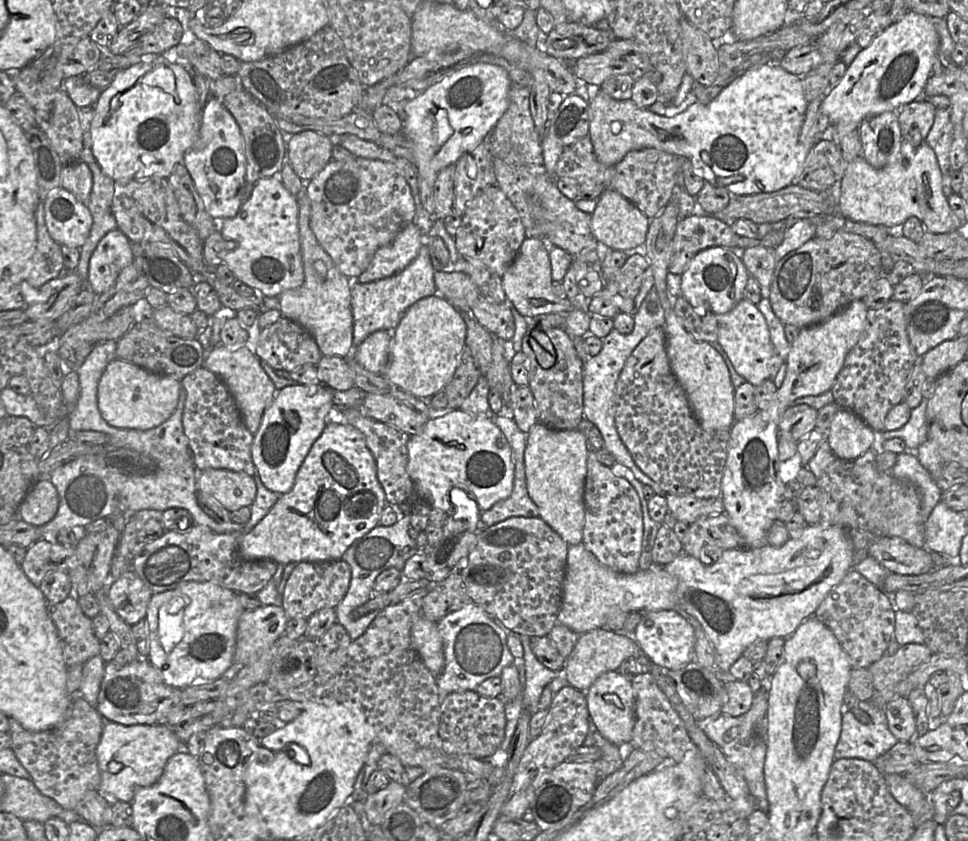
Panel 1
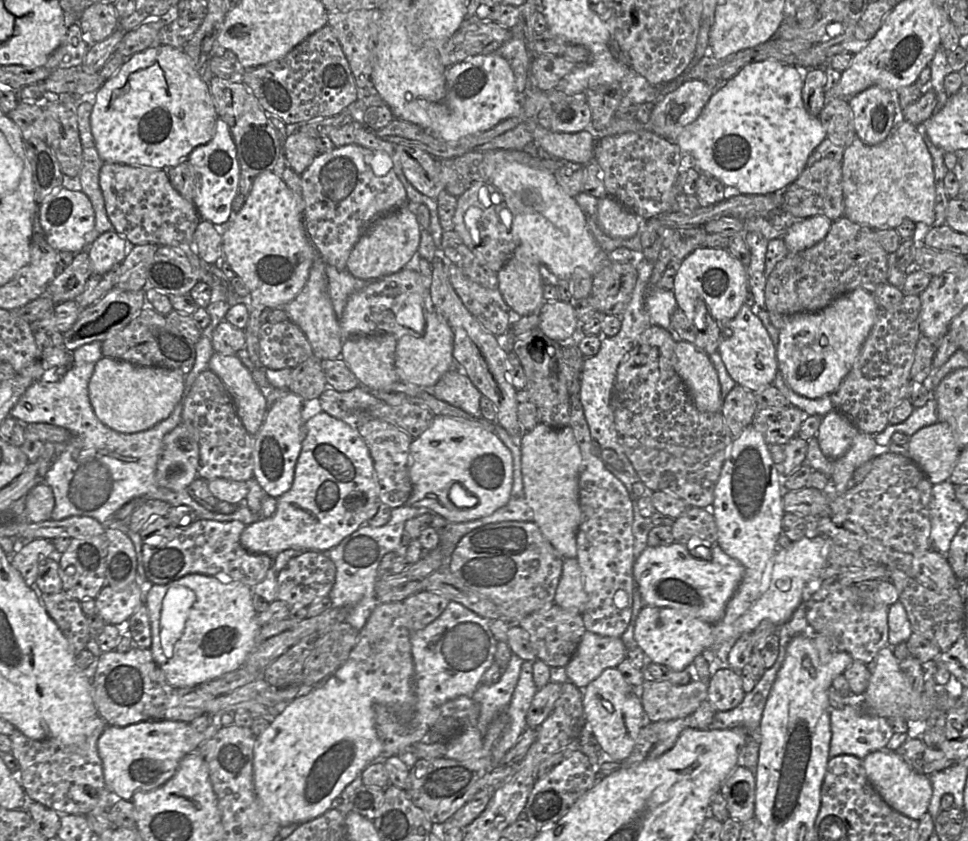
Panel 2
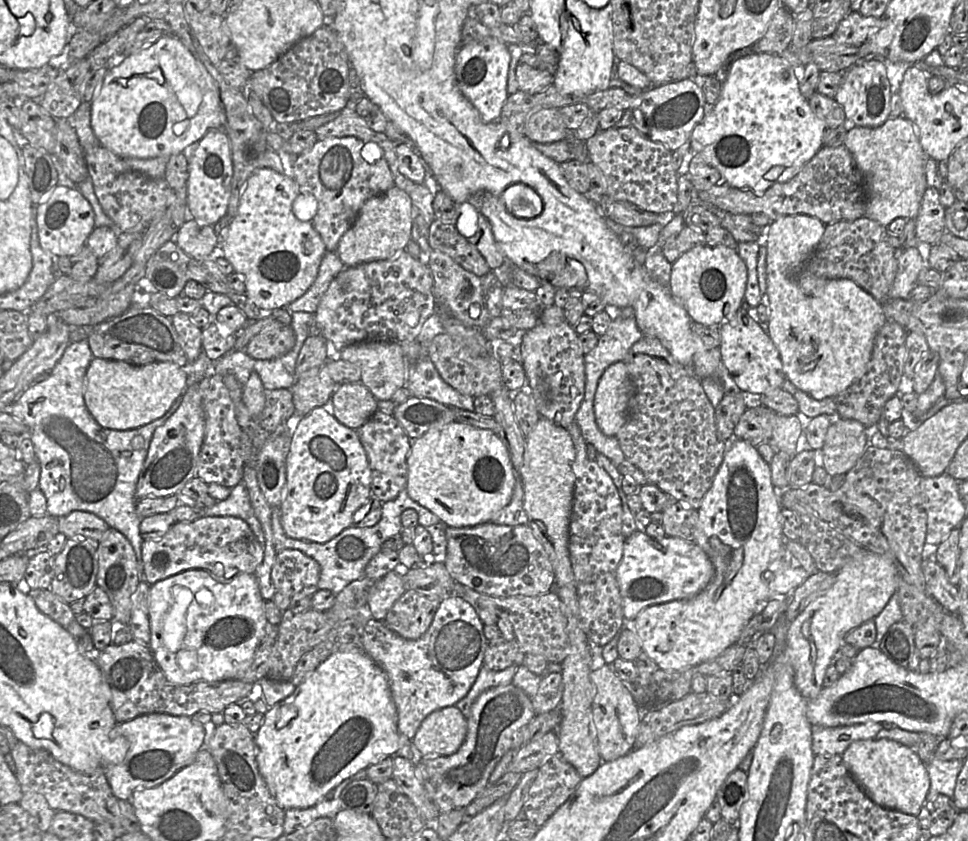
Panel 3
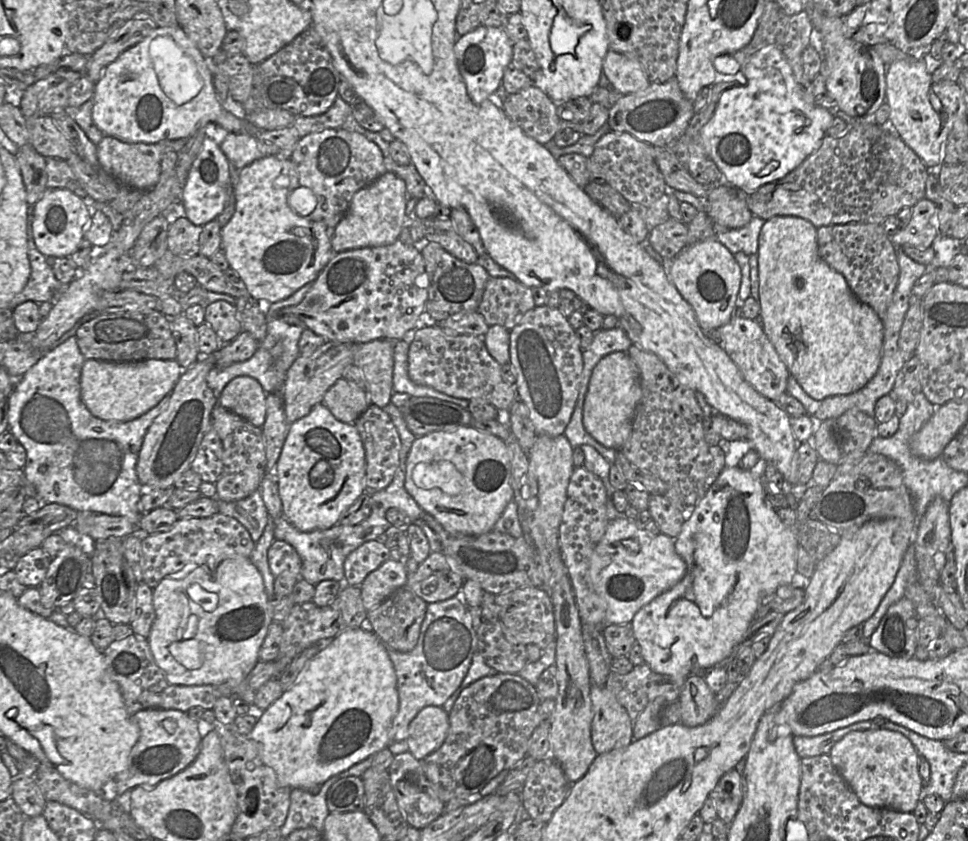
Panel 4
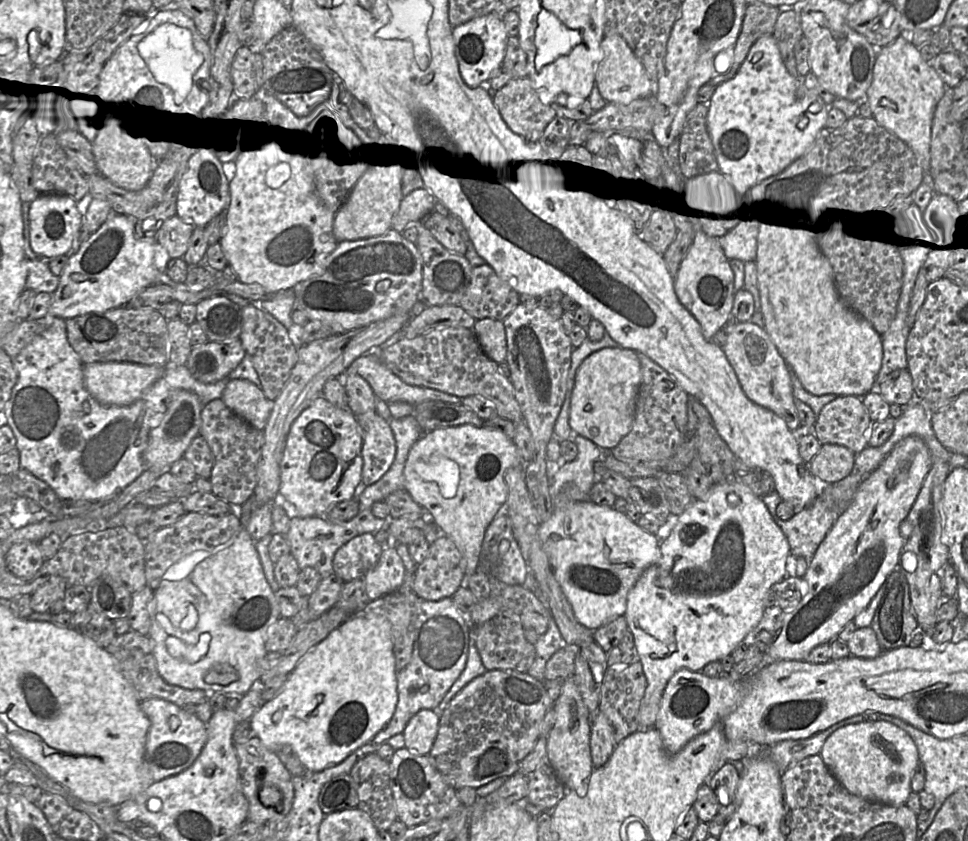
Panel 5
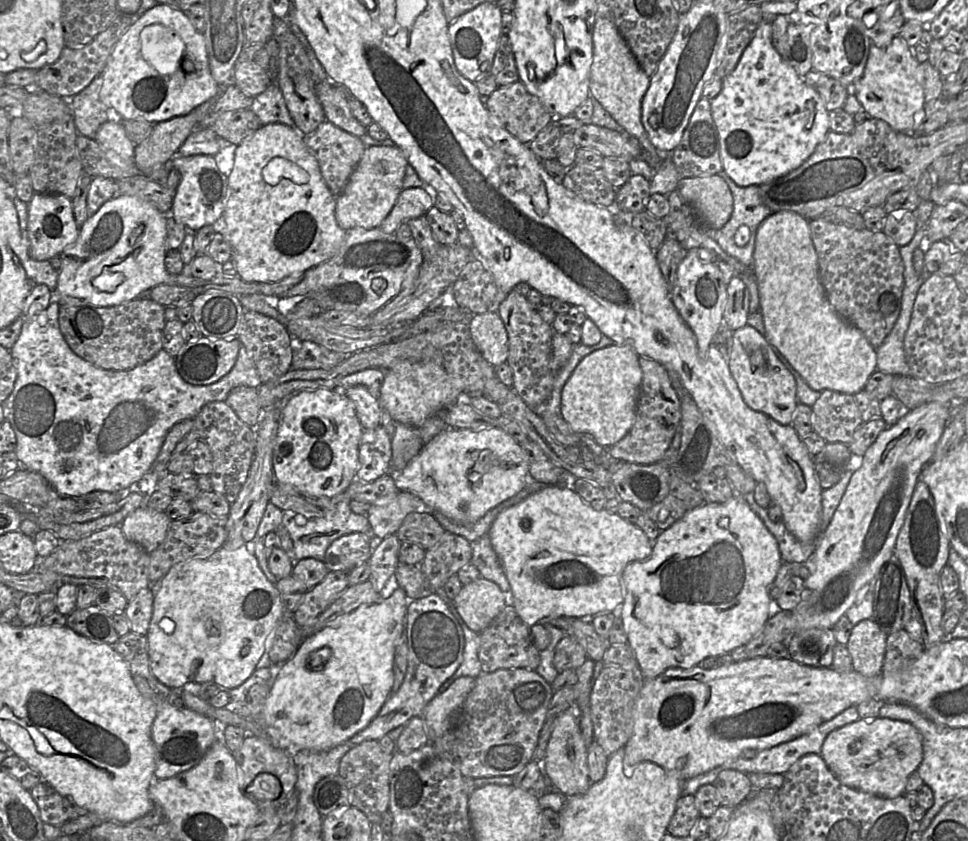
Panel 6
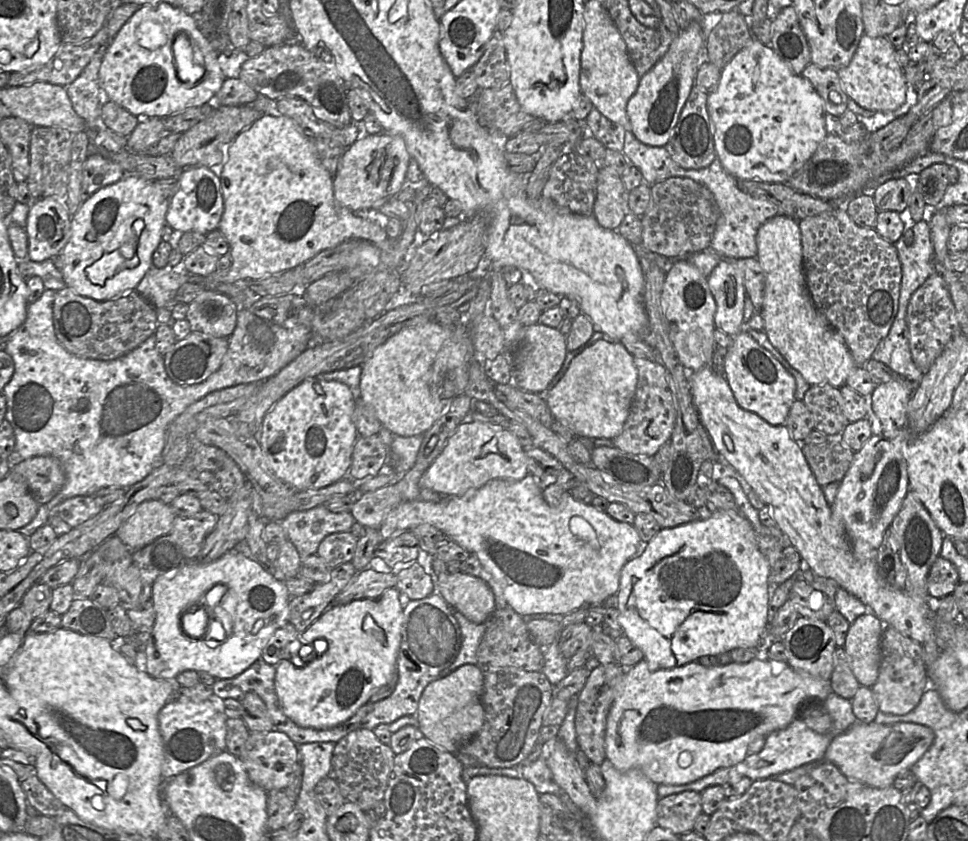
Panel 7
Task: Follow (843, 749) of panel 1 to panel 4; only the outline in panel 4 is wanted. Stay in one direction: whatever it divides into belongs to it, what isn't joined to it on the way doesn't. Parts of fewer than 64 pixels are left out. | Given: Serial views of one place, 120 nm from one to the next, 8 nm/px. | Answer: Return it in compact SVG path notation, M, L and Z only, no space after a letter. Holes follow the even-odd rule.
M860 721L835 731L818 736L794 736L794 746L801 759L830 753L832 747L846 734L859 731L880 728L873 721Z

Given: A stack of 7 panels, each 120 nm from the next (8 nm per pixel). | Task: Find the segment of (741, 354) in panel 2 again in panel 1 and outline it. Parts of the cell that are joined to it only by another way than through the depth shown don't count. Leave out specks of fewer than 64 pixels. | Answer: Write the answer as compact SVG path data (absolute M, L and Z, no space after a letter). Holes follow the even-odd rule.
M743 298L727 313L716 315L716 319L717 342L736 372L755 387L770 379L768 363L772 356L772 343L766 320L757 306Z

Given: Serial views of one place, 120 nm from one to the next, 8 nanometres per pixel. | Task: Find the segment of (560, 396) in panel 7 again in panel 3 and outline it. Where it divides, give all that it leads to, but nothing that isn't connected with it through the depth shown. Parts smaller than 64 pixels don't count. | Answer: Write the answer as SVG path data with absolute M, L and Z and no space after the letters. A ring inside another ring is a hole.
M625 361L611 364L602 374L594 398L596 424L606 436L616 436L627 420L633 395Z

